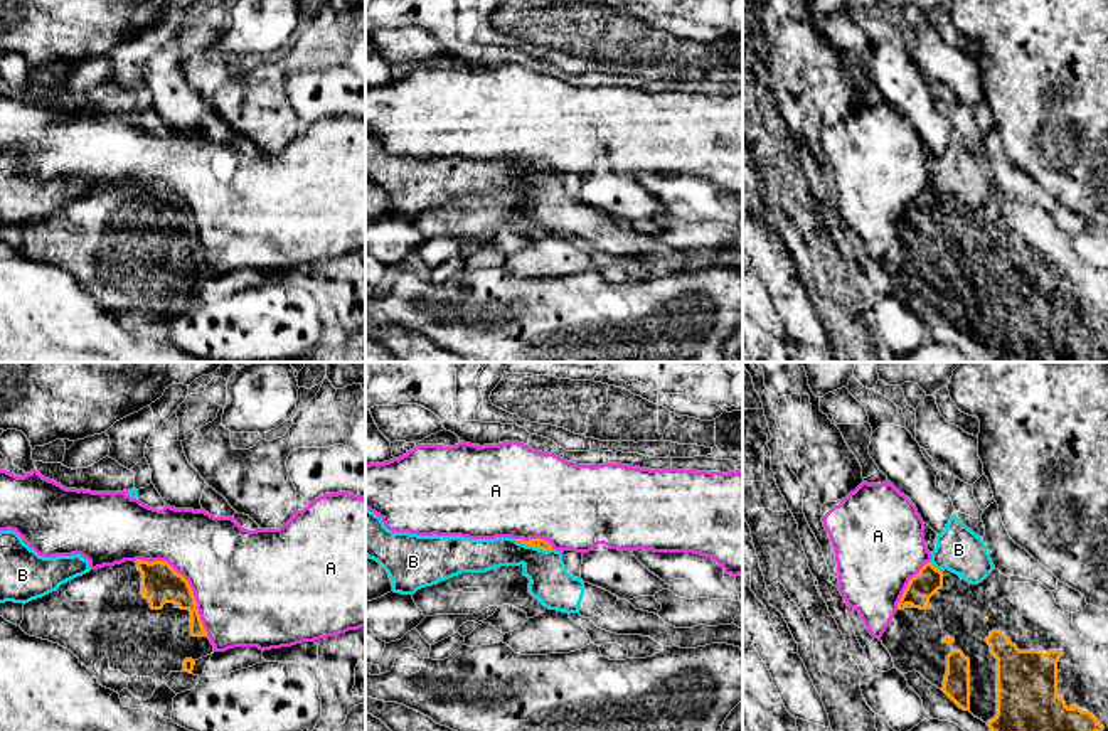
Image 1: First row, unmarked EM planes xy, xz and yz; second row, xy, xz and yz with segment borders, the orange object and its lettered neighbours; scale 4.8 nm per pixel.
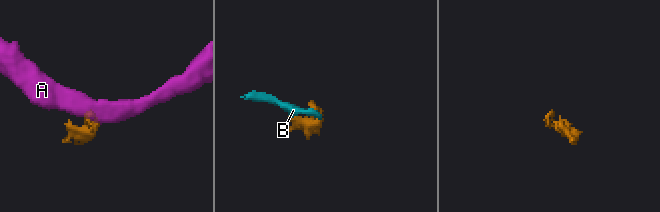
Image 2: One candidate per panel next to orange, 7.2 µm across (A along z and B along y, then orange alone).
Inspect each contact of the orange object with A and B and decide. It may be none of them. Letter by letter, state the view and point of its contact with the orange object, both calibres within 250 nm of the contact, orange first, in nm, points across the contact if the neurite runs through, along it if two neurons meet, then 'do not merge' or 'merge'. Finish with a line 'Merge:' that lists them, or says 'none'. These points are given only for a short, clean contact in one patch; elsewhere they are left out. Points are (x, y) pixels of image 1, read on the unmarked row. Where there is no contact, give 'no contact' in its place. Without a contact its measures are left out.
A: meets orange in xy at (187, 206); 190 nm thick on the orange side, 460 nm on the other; do not merge
B: meets orange in xz at (532, 167); 50 nm thick on the orange side, 200 nm on the other; do not merge
Merge: none

